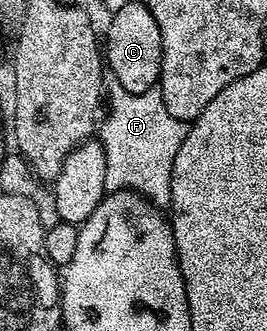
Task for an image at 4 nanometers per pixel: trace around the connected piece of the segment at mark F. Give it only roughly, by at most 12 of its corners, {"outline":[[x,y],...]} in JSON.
{"outline":[[105,82],[107,191],[170,207],[188,123],[158,88]]}

